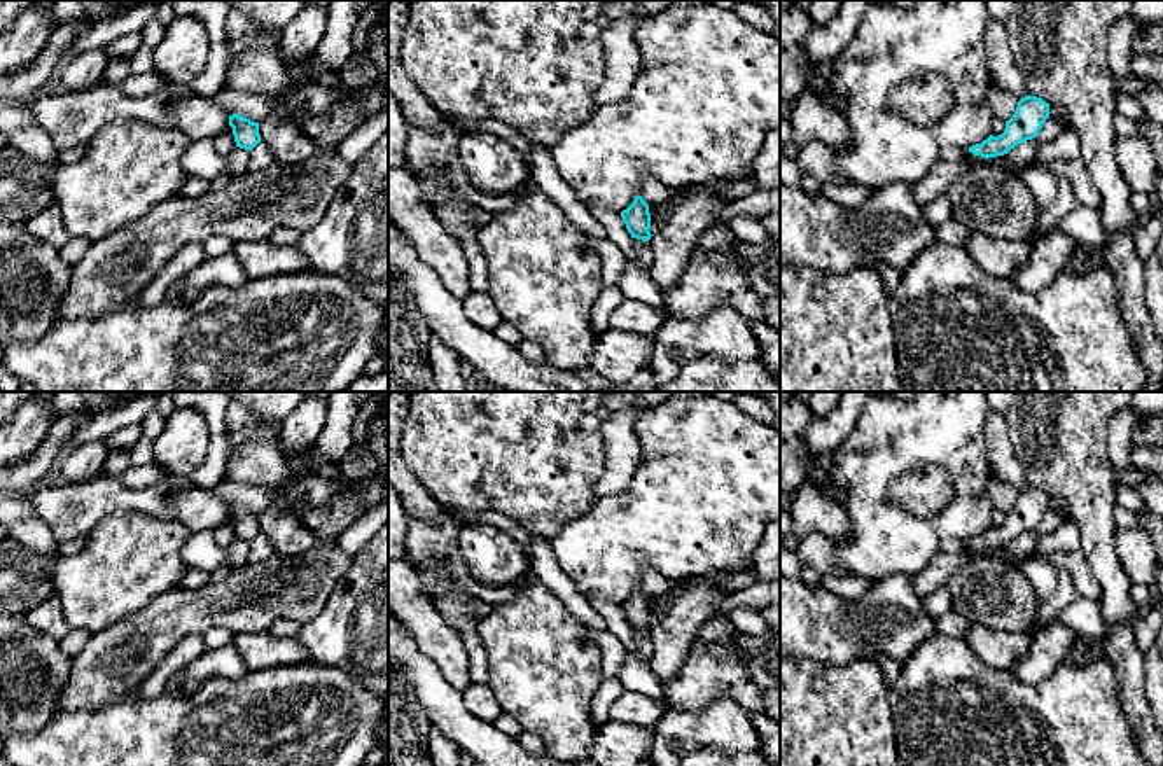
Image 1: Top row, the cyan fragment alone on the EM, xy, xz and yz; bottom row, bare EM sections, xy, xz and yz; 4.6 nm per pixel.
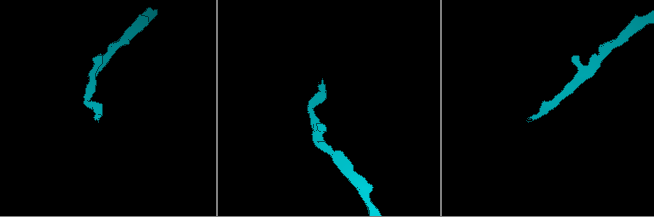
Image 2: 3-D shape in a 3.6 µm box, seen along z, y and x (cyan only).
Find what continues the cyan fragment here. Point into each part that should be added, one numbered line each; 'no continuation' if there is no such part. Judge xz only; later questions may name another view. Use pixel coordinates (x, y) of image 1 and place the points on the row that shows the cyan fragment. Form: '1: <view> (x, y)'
no continuation

